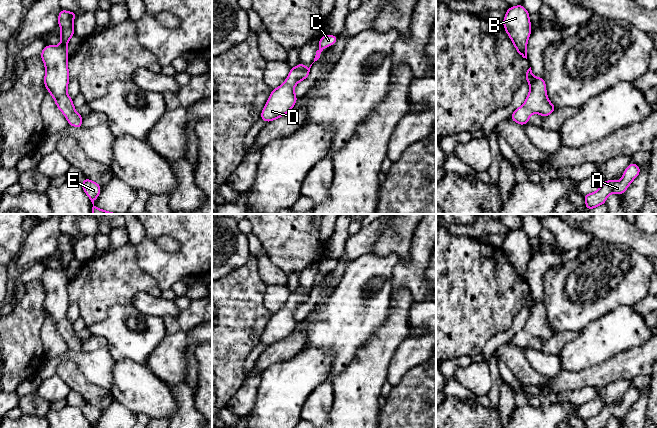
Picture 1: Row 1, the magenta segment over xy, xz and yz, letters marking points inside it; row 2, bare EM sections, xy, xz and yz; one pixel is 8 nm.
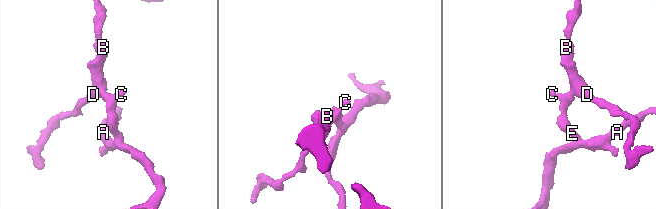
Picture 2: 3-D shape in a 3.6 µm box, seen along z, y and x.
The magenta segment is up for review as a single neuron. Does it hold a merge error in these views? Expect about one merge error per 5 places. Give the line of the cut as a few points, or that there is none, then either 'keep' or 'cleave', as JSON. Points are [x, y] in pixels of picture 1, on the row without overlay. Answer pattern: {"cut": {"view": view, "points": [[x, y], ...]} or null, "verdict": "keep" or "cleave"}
{"cut": null, "verdict": "keep"}

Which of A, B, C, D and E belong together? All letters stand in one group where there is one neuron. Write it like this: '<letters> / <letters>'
A B C D E

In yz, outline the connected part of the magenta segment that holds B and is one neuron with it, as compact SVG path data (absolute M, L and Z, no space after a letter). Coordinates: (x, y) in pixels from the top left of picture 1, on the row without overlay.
M522 228L509 231L503 244L503 250L514 267L518 277L527 283L527 265L531 258L529 236Z

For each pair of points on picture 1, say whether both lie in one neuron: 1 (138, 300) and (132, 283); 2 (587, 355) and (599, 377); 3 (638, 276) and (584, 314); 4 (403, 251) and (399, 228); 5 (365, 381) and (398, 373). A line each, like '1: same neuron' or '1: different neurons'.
1: different neurons
2: different neurons
3: same neuron
4: same neuron
5: different neurons

